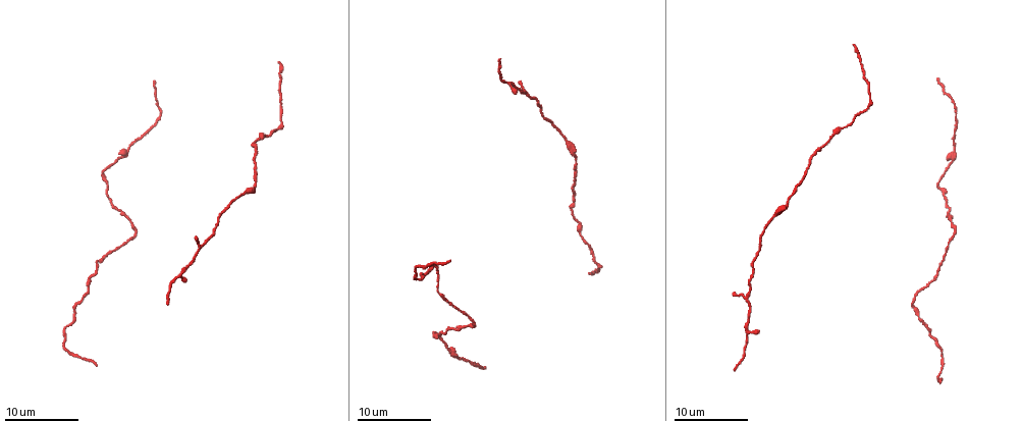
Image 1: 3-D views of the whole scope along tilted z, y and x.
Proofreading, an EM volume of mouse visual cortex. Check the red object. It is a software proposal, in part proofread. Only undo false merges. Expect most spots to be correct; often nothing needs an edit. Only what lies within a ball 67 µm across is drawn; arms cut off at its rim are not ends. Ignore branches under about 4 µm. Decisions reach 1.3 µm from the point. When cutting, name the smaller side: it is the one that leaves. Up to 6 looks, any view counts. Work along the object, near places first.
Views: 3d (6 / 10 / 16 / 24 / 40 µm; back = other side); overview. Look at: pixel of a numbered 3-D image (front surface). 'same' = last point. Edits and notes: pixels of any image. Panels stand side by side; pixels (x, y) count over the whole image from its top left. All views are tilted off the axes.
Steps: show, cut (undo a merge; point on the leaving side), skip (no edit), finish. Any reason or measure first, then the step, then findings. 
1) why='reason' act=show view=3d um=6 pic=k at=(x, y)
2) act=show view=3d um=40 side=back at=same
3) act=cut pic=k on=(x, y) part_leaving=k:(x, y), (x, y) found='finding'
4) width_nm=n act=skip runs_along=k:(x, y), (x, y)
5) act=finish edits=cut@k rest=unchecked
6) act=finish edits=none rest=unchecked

why='calibre changes' act=show view=3d um=6 pic=1 at=(565, 140)

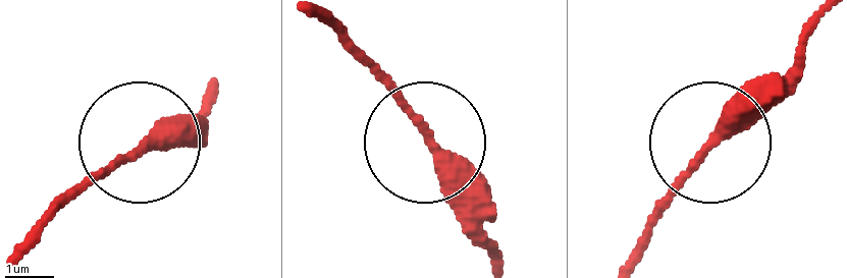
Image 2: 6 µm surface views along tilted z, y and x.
act=show view=3d um=6 side=back pic=2 at=(715, 143)

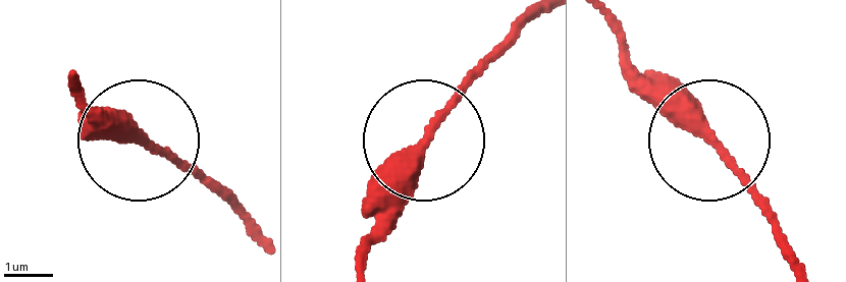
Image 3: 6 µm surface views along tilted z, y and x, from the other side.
act=skip runs_along=3:(80, 85), (97, 110), (200, 180) found='one neuron here'

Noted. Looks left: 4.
why='thick turns thin' act=show view=3d um=6 pic=1 at=(938, 186)

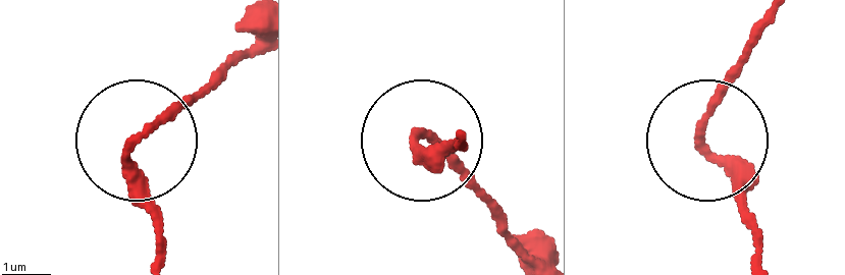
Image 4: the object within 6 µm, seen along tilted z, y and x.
act=skip runs_along=4:(770, 20), (707, 143), (759, 231) found='all the same neuron'

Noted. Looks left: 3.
why='a narrow waist' act=show view=3d um=10 pic=1 at=(919, 321)

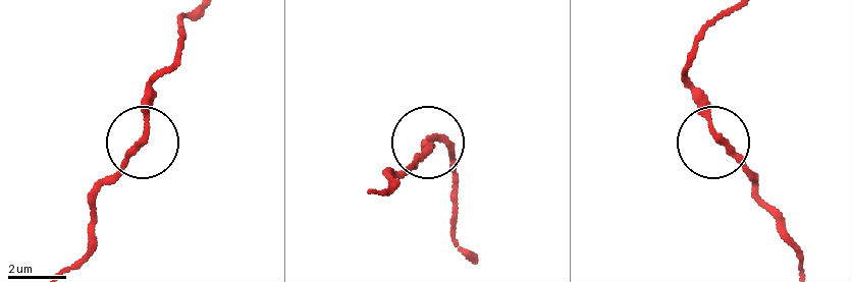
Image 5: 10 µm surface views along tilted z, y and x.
act=skip runs_along=5:(458, 238), (444, 145), (427, 139), (393, 172) found='one neuron here'

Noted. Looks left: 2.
act=finish edits=none rest=unchecked

